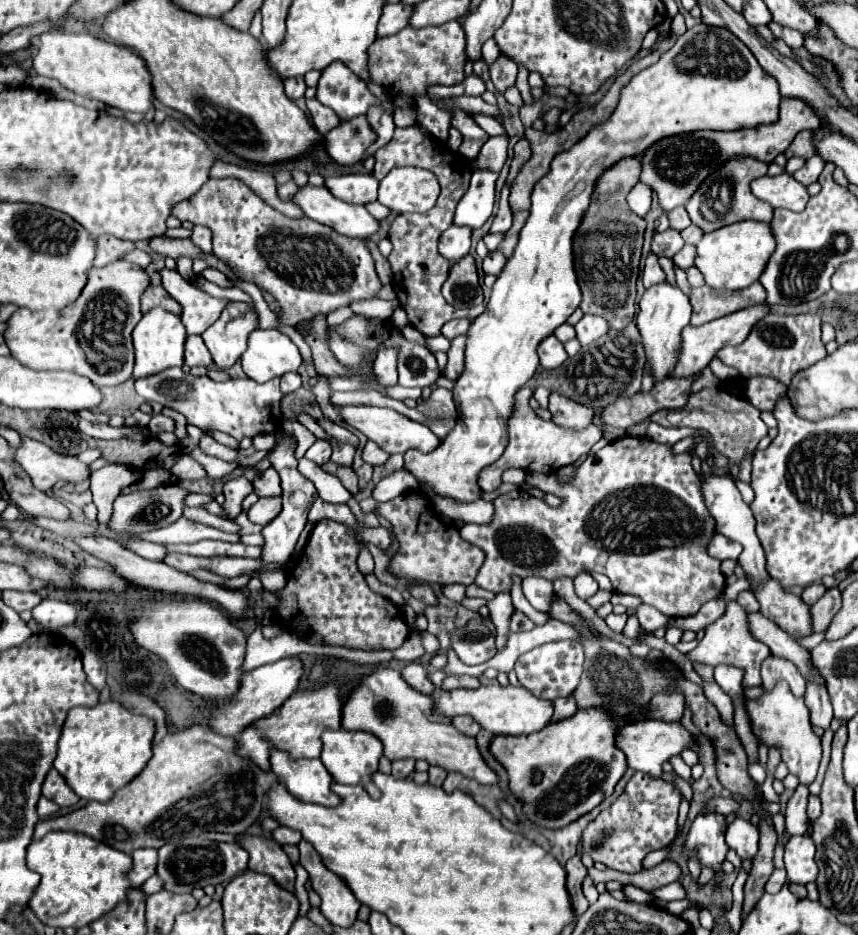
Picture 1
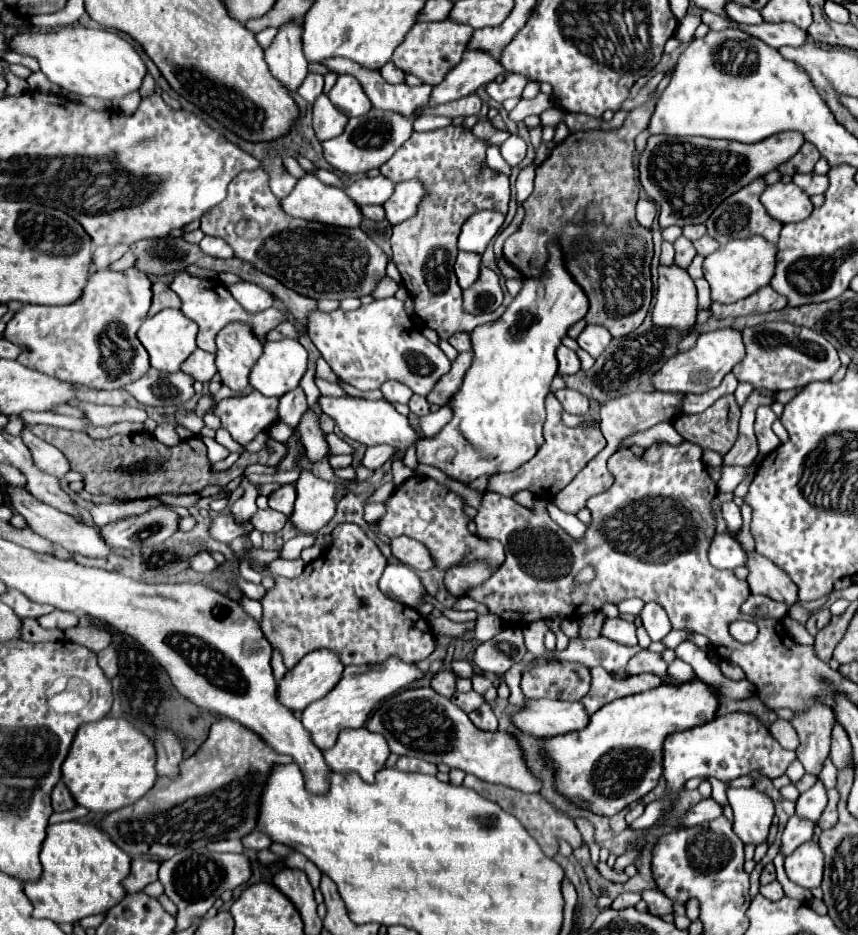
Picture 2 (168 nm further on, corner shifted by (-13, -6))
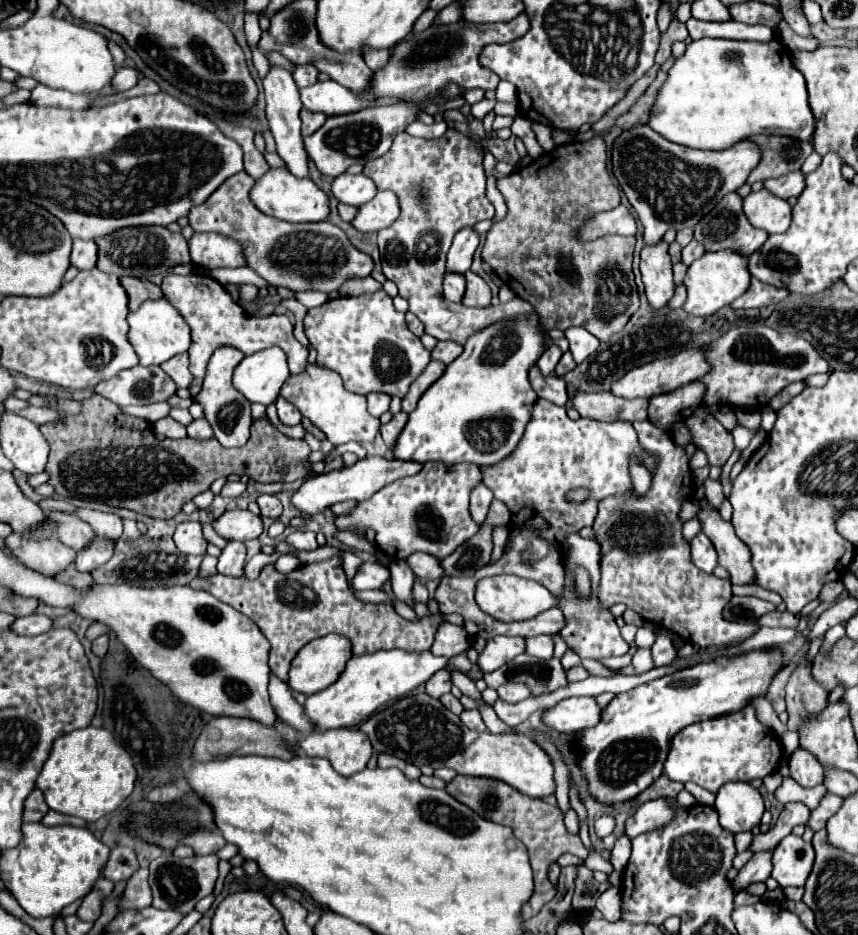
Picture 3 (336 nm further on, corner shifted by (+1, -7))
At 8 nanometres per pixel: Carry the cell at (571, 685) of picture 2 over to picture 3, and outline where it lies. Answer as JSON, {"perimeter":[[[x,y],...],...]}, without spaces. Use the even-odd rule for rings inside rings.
{"perimeter":[[[506,683],[506,687],[498,689],[498,697],[506,703],[520,703],[522,699],[528,699],[530,691],[522,687],[522,683]]]}

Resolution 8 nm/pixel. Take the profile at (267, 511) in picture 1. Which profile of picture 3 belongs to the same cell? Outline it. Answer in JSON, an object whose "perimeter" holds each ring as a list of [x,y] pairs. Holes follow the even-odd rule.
{"perimeter":[[[234,509],[234,511],[226,511],[222,513],[218,519],[214,519],[212,523],[214,531],[226,539],[226,541],[250,541],[260,537],[262,533],[262,519],[250,511],[242,511],[242,509]]]}

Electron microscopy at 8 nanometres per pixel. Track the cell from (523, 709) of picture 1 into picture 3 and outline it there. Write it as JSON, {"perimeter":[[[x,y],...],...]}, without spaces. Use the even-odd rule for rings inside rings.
{"perimeter":[[[570,697],[544,711],[542,719],[556,731],[584,731],[600,721],[600,713],[602,707],[594,697]]]}

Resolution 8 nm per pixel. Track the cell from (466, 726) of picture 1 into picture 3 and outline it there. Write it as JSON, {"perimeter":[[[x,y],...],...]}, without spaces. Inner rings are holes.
{"perimeter":[[[478,709],[462,711],[460,719],[462,719],[462,723],[464,723],[468,729],[472,729],[472,731],[486,731],[486,725],[484,725],[484,721],[482,721]]]}

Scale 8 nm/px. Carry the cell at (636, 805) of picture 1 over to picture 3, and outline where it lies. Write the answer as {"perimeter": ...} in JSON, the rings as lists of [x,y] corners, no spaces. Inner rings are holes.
{"perimeter":[[[603,816],[595,821],[594,826],[598,836],[607,836],[615,828],[615,819],[612,816]]]}

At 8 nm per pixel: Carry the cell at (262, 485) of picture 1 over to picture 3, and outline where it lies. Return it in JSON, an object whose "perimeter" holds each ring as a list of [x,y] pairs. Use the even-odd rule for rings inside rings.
{"perimeter":[[[260,495],[258,505],[260,505],[260,511],[262,511],[262,517],[280,519],[282,503],[280,503],[280,499],[276,495]]]}

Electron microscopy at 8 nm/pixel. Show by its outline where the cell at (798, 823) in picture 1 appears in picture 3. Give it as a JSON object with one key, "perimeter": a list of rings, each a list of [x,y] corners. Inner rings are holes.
{"perimeter":[[[764,851],[762,855],[750,857],[750,861],[730,881],[730,887],[734,893],[738,893],[738,891],[744,891],[752,883],[766,881],[768,877],[770,877],[770,851]]]}

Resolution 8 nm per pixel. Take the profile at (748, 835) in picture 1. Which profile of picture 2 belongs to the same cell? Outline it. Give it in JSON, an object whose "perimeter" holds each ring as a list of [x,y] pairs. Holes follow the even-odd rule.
{"perimeter":[[[728,788],[728,802],[734,810],[734,832],[744,844],[762,844],[774,816],[772,800],[754,788]]]}

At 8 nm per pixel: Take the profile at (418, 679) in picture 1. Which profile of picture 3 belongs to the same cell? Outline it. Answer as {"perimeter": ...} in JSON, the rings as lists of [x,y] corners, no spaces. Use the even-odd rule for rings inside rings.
{"perimeter":[[[442,669],[442,671],[434,673],[430,677],[430,681],[426,683],[426,693],[434,699],[438,699],[444,693],[450,693],[450,689],[452,689],[452,677],[450,677],[448,669]]]}

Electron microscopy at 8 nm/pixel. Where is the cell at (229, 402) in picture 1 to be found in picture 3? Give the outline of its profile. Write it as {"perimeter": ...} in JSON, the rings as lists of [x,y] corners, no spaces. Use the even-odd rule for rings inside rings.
{"perimeter":[[[136,365],[132,369],[124,369],[108,381],[98,383],[94,391],[118,407],[128,407],[166,401],[172,393],[176,393],[176,385],[160,367]]]}

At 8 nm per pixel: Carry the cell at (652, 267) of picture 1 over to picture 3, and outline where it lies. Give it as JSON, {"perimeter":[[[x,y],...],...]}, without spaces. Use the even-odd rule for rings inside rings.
{"perimeter":[[[646,125],[622,131],[612,145],[612,171],[626,193],[630,205],[638,213],[638,219],[644,225],[644,243],[656,243],[668,229],[694,227],[706,213],[710,213],[716,203],[726,195],[742,187],[750,171],[758,165],[758,147],[752,141],[734,143],[724,151],[698,151],[682,145],[674,145]]]}

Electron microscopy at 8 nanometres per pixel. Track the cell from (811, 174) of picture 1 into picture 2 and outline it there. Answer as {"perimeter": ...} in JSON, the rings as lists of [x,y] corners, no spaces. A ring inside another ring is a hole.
{"perimeter":[[[808,172],[808,174],[796,174],[794,184],[798,184],[806,194],[824,194],[828,190],[828,176],[820,176],[816,172]]]}

